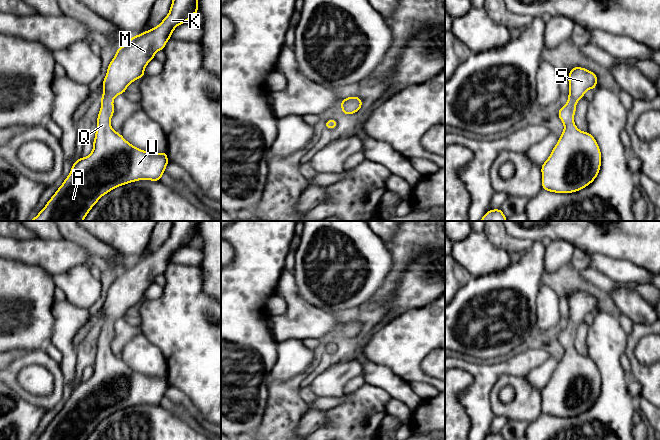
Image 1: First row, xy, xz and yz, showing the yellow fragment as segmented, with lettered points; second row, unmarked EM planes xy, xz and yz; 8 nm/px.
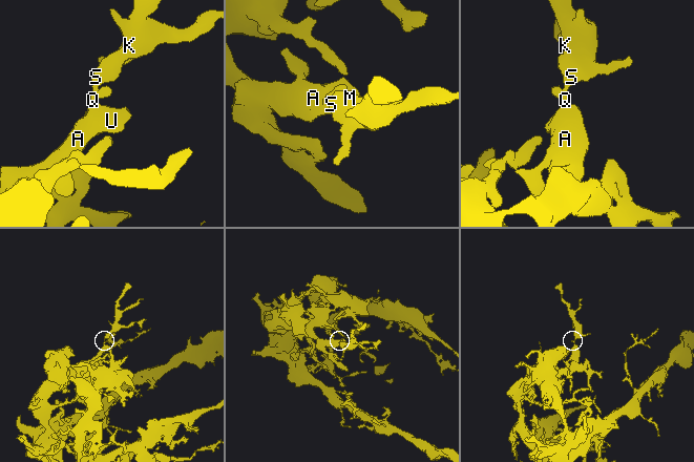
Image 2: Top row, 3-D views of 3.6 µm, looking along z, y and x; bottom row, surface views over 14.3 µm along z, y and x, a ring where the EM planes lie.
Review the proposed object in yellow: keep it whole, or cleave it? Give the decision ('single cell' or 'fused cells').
single cell

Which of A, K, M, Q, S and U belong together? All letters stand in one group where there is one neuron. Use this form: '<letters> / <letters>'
A K M Q S U

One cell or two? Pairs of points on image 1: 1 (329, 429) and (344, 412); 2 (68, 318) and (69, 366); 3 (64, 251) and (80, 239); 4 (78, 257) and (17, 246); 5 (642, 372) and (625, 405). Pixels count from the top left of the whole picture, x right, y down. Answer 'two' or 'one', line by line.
1: one
2: one
3: two
4: one
5: two

